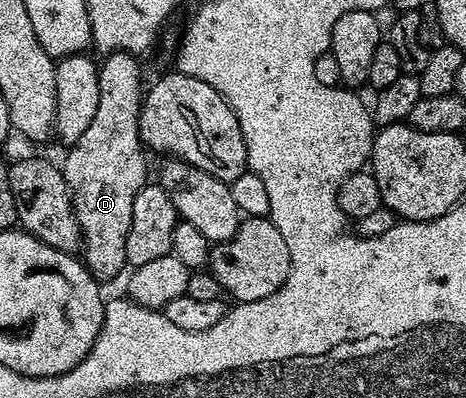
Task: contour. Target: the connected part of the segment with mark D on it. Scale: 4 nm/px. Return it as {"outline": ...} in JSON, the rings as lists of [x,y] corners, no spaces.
{"outline":[[[112,51],[101,60],[98,73],[100,85],[100,105],[96,105],[96,117],[88,124],[88,129],[80,133],[77,141],[69,144],[66,160],[61,160],[62,175],[70,186],[74,201],[74,212],[78,224],[82,226],[82,249],[86,268],[99,281],[114,279],[122,270],[127,270],[126,238],[128,225],[132,225],[132,201],[136,201],[136,193],[148,182],[146,176],[146,155],[142,138],[138,135],[138,114],[142,112],[144,83],[142,87],[142,71],[133,54],[129,51]]]}

